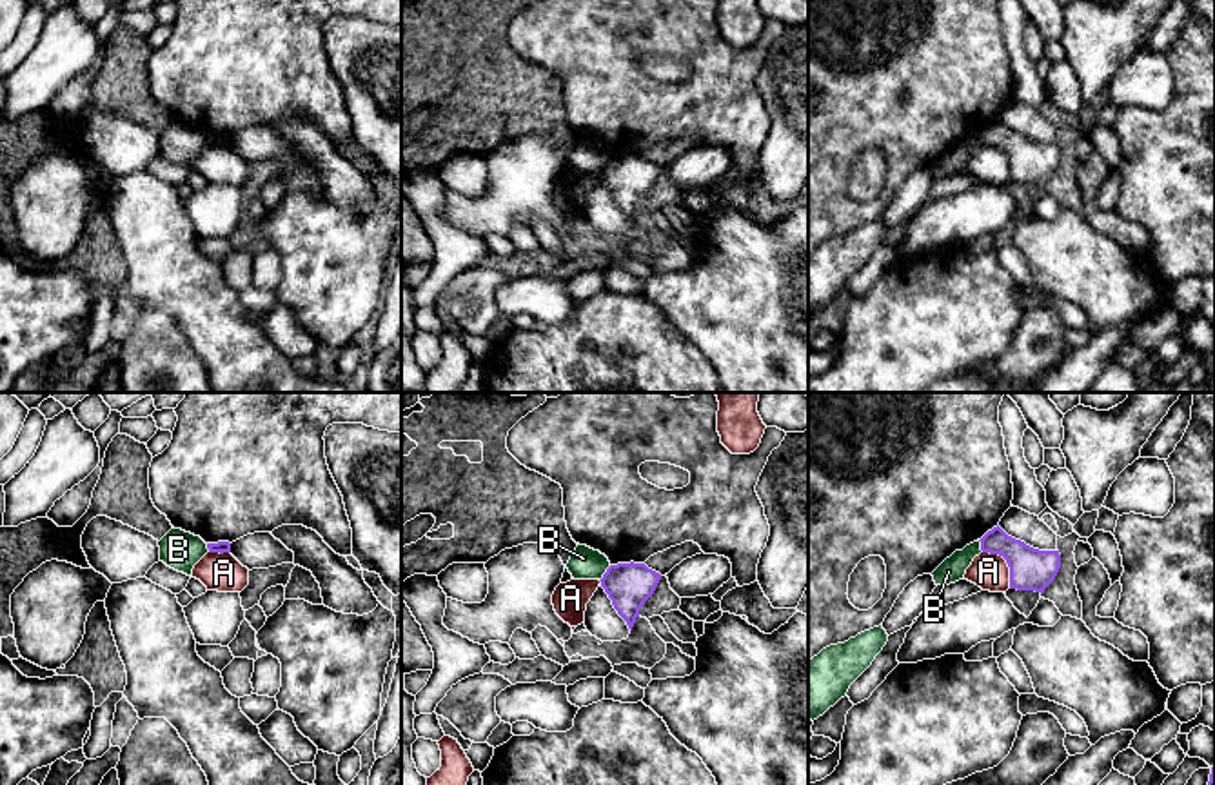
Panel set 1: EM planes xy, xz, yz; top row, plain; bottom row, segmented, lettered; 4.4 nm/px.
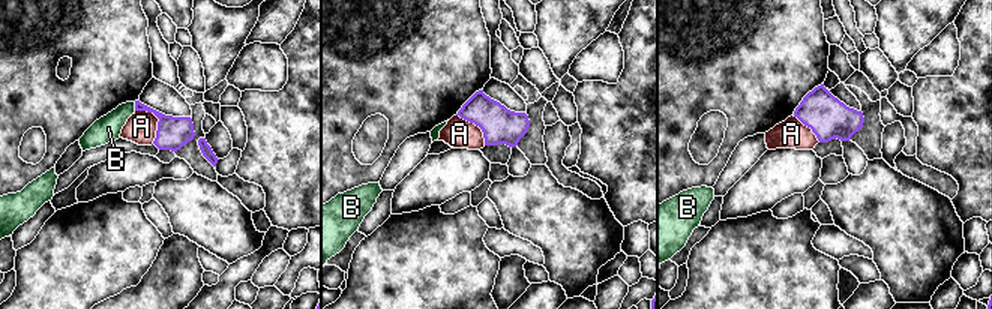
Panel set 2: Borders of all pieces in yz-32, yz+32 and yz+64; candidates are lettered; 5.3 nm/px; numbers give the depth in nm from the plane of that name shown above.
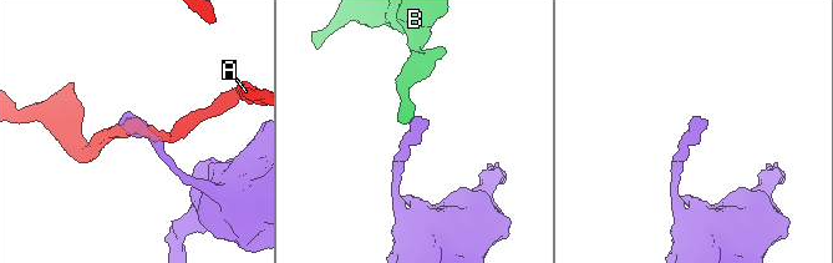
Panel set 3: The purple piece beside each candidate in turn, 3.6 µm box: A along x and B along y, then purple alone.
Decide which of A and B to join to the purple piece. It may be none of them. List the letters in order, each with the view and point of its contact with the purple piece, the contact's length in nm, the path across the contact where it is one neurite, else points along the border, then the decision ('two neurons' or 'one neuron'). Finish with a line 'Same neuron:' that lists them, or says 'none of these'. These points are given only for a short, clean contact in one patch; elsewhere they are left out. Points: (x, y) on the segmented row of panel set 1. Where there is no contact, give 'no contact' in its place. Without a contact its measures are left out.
A: yz (1007, 562) | 200 nm | along yz (983, 551), (996, 553), (1005, 560), (1010, 587) | two neurons
B: xz (605, 573) | 90 nm | along xz (611, 566), (600, 580) | two neurons
Same neuron: none of these

